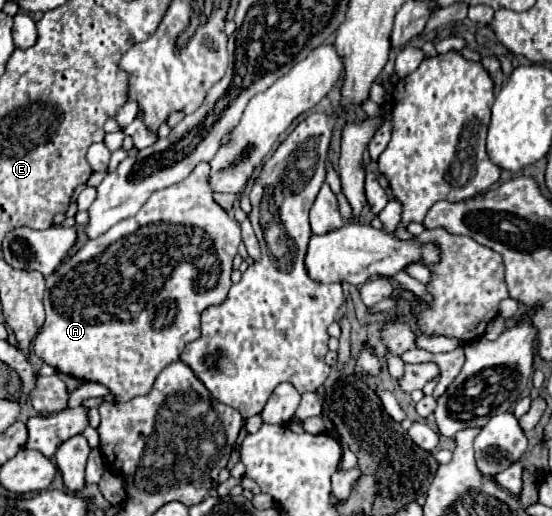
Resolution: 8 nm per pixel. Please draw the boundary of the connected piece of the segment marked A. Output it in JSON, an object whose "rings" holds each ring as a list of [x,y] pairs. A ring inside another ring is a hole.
{"rings":[[[200,162],[188,178],[184,178],[180,184],[174,184],[170,188],[164,188],[160,192],[154,192],[148,202],[138,210],[136,216],[126,218],[122,222],[118,222],[116,226],[112,226],[106,234],[86,242],[74,256],[70,256],[68,260],[64,260],[60,264],[60,268],[50,274],[46,278],[46,294],[44,294],[44,308],[46,308],[46,322],[40,328],[38,336],[34,338],[34,352],[36,356],[48,364],[54,366],[58,372],[70,374],[74,378],[80,380],[88,380],[88,382],[98,382],[102,386],[106,386],[110,390],[110,394],[116,398],[116,402],[126,402],[134,396],[140,394],[148,394],[156,376],[160,374],[162,368],[166,368],[168,364],[176,362],[184,344],[196,340],[200,336],[200,314],[202,310],[206,310],[208,306],[214,304],[222,304],[226,300],[228,288],[232,286],[230,282],[230,272],[232,272],[232,258],[238,252],[238,244],[240,244],[240,226],[236,220],[230,220],[230,216],[226,214],[224,208],[220,208],[214,198],[212,198],[212,188],[210,188],[210,164],[208,162]]]}

